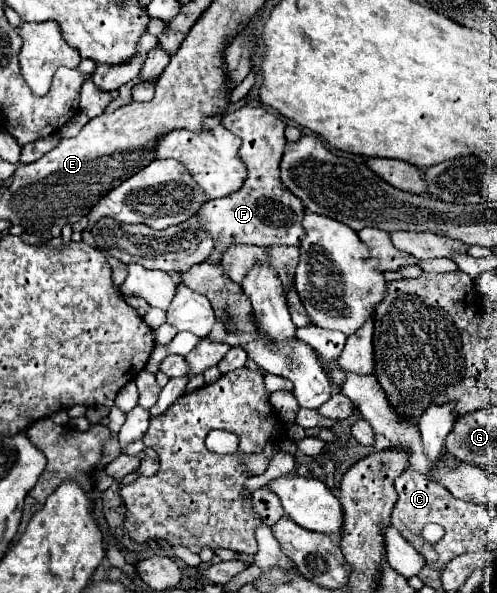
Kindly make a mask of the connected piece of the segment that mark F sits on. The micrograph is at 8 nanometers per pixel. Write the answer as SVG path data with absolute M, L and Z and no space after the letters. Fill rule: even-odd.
M244 106L236 112L222 116L222 124L232 134L242 138L240 158L248 166L248 178L238 192L226 198L210 200L198 210L202 226L210 232L210 236L216 242L216 252L212 252L208 262L220 262L224 248L228 248L230 244L254 244L266 248L276 244L298 246L304 236L304 208L302 202L290 192L286 192L286 188L280 182L280 158L286 146L284 120L280 120L264 108Z

